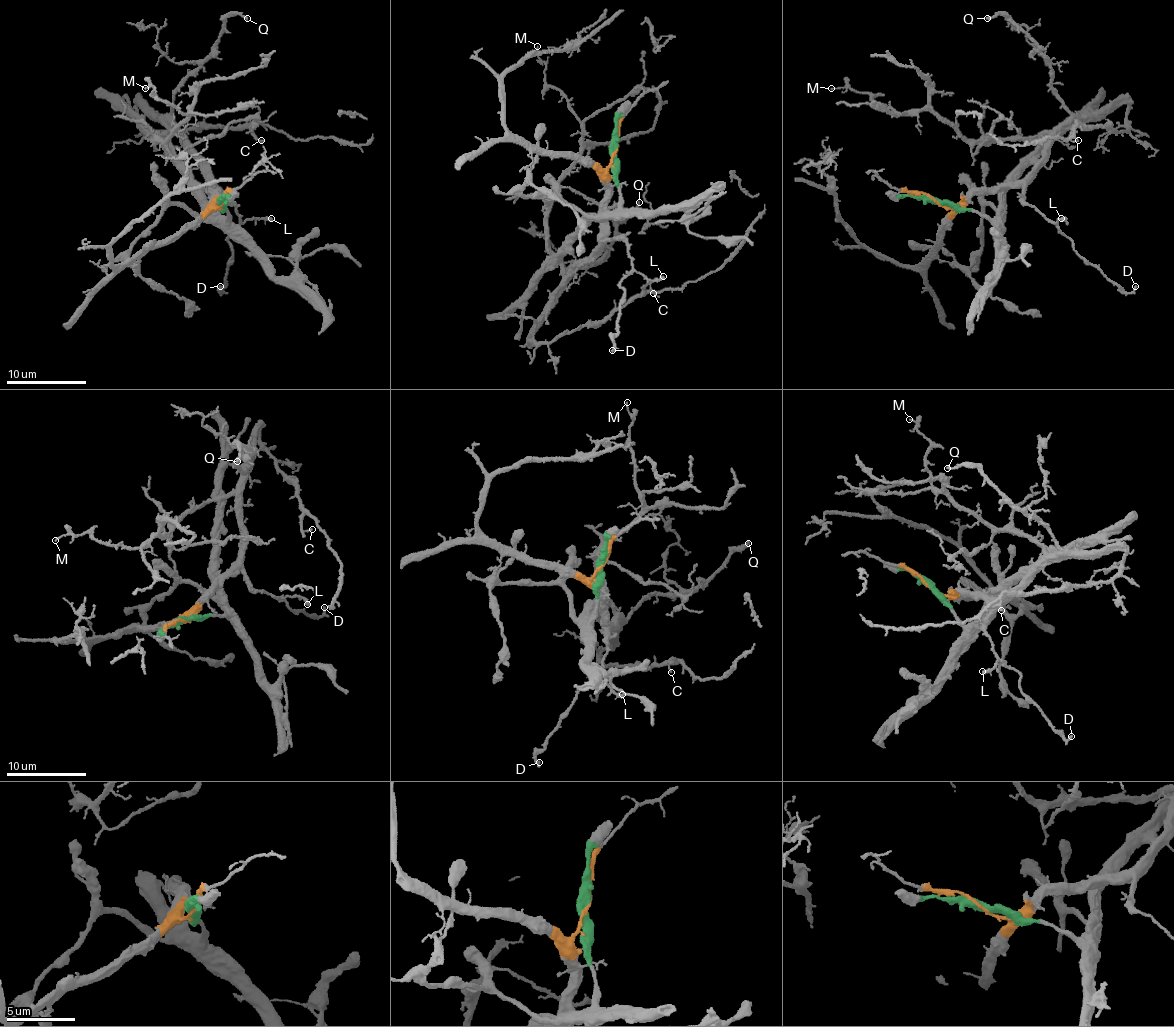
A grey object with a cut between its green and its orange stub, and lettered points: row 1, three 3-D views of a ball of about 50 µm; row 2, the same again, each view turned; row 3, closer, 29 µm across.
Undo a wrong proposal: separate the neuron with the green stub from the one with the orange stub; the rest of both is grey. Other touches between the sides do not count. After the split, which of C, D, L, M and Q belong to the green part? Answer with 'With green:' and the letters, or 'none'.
With green: none

